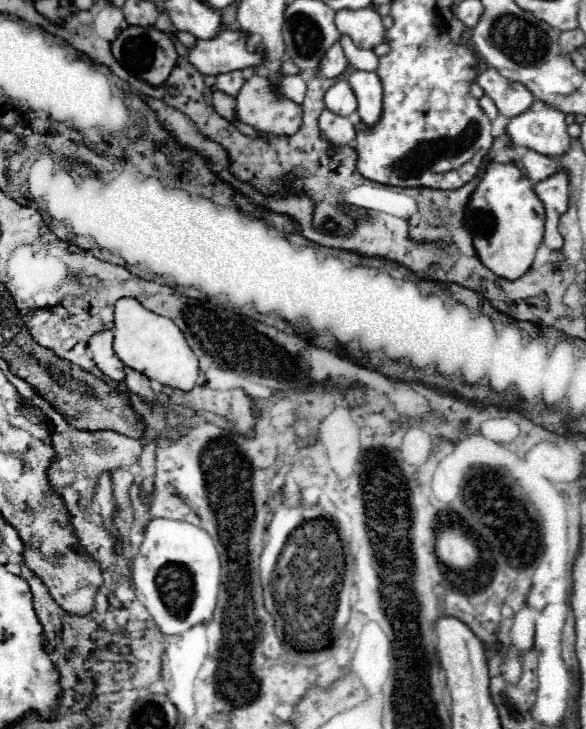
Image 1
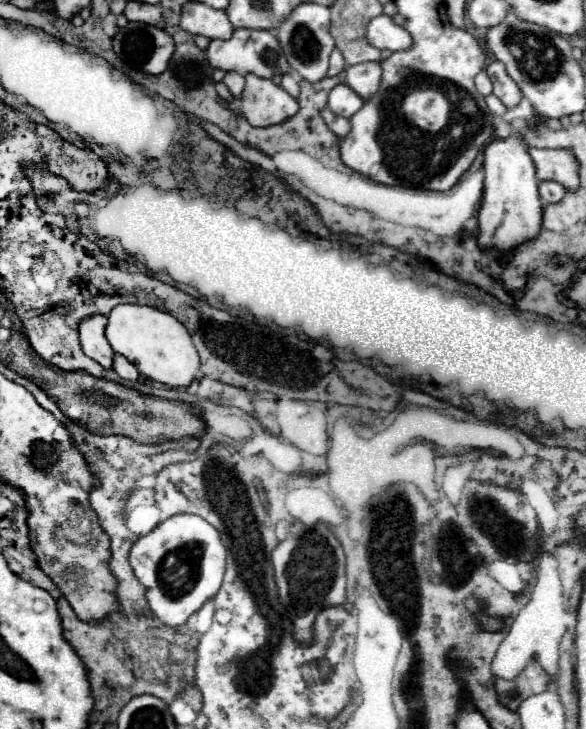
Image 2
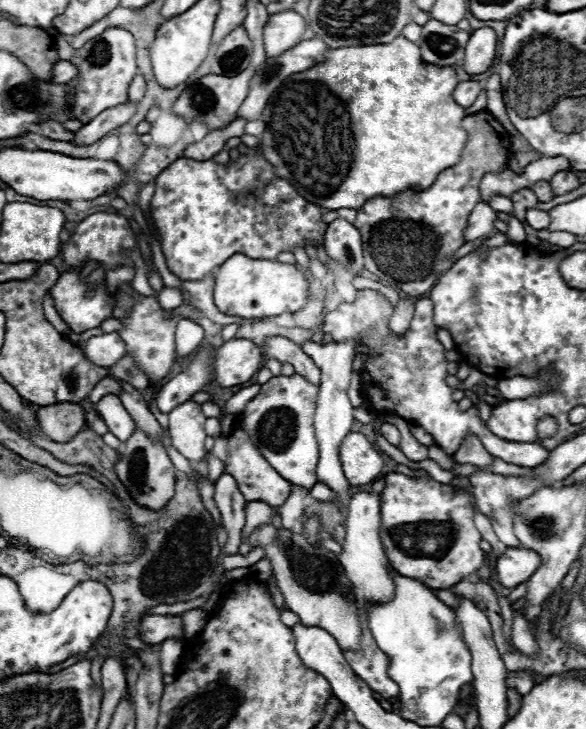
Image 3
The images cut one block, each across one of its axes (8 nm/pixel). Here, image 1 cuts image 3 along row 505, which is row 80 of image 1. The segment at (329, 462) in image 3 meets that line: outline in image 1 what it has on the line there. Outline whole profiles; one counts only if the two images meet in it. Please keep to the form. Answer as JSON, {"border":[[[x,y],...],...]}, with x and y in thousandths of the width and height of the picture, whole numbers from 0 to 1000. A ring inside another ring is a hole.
{"border":[[[577,110],[553,132],[553,143],[563,154],[580,159],[597,159],[608,151],[608,132],[594,115],[594,110]]]}

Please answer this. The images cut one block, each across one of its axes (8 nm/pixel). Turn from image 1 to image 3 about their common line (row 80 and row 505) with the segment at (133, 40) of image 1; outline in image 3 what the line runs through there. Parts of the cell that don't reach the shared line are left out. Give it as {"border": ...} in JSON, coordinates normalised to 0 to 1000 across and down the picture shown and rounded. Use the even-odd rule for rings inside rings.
{"border":[[[232,590],[208,615],[208,631],[198,636],[198,650],[208,658],[208,664],[222,672],[225,683],[253,694],[256,700],[276,700],[287,686],[297,680],[297,661],[300,661],[300,645],[283,626],[283,617],[273,604],[253,601],[242,590]]]}

